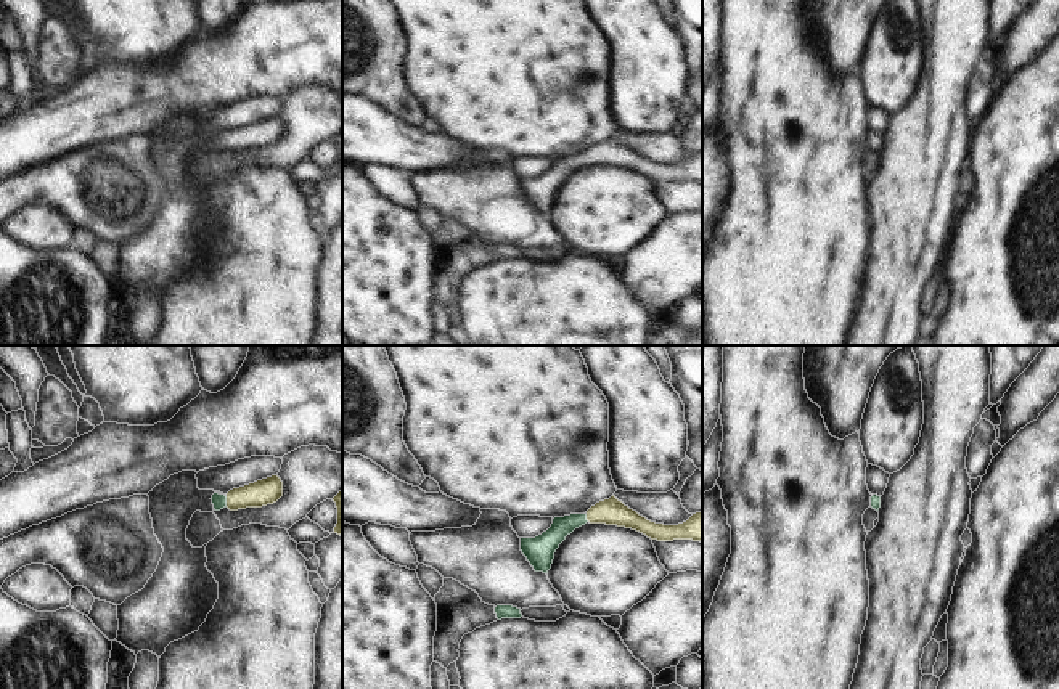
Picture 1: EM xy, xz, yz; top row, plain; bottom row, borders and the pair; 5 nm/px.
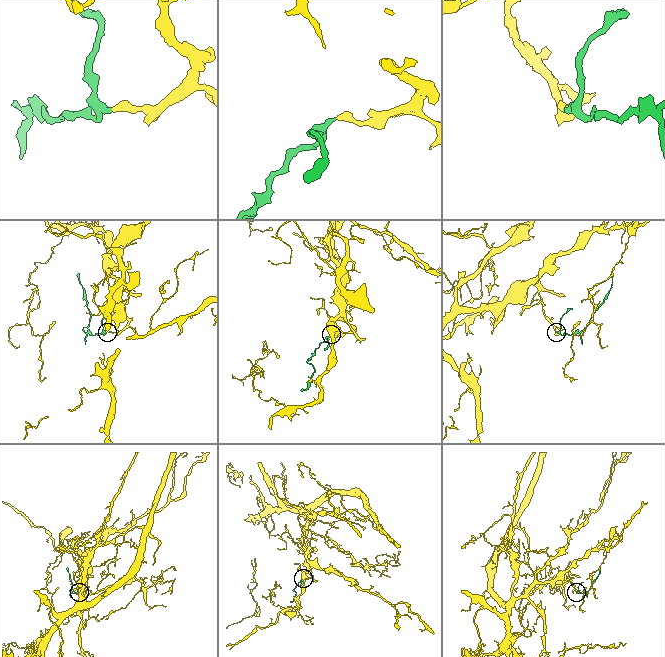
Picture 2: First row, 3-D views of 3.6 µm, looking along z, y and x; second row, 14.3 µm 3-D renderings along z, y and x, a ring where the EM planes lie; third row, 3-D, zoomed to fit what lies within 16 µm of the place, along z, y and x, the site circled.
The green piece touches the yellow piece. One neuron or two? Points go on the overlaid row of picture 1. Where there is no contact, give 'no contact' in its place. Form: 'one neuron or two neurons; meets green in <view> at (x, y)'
one neuron; meets green in xy at (225, 501)

